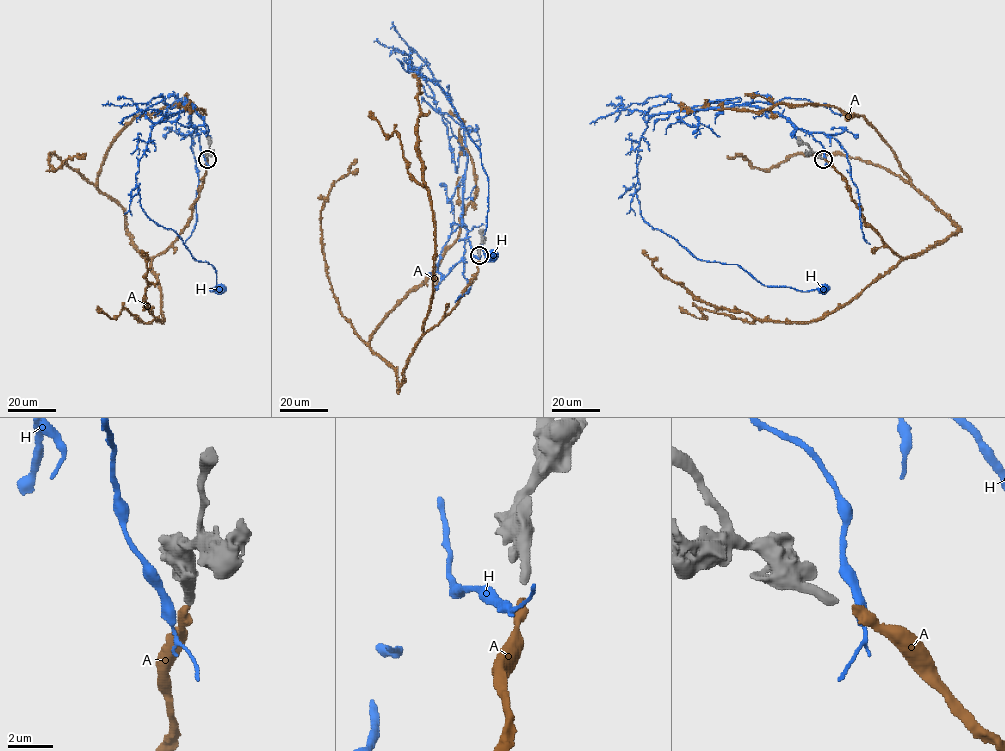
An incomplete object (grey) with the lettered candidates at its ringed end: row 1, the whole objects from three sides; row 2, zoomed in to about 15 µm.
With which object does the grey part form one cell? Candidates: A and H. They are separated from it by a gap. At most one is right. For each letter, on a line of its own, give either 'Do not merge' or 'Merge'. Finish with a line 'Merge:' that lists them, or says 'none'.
A: Merge
H: Do not merge
Merge: A

